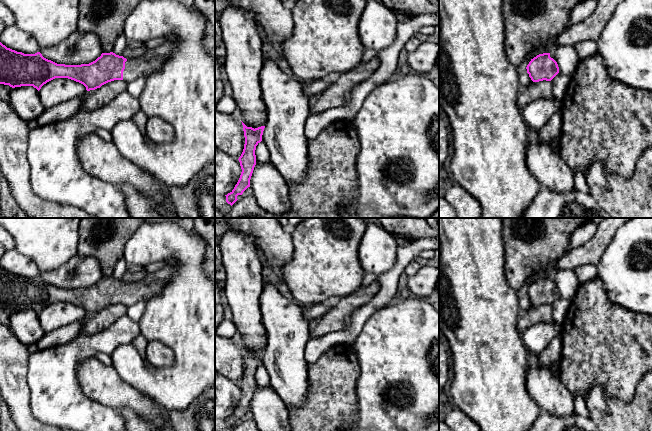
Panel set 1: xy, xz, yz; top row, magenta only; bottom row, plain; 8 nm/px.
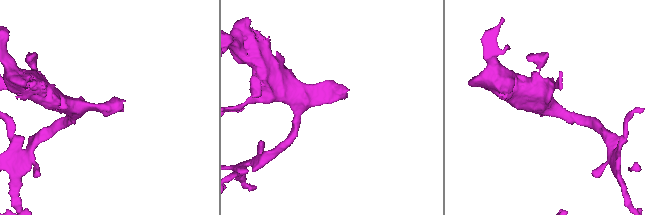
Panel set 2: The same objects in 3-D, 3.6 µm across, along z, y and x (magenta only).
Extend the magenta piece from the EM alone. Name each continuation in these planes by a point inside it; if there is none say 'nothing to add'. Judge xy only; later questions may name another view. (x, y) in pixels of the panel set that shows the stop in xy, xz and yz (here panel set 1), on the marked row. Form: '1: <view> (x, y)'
1: xy (153, 59)

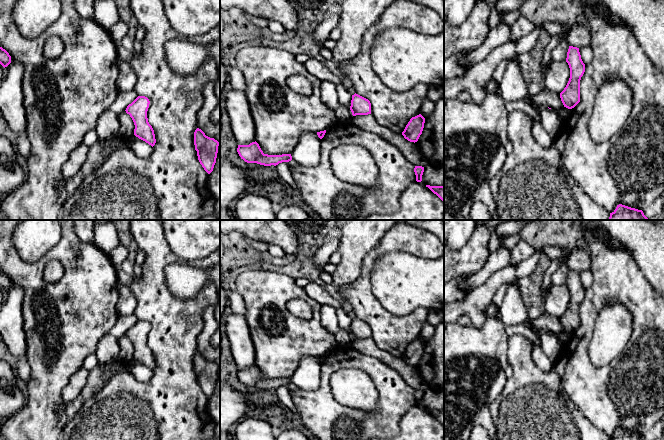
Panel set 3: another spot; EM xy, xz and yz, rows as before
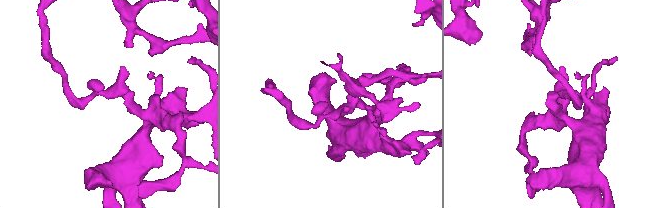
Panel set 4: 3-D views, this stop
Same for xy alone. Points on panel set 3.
nothing to add

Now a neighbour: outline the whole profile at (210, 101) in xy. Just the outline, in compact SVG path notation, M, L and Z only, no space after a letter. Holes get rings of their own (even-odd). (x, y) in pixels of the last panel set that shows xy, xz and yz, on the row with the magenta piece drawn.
M208 82L203 88L204 102L201 109L197 113L198 127L206 136L214 138L220 134L220 128L216 127L210 120L210 115L217 105L215 95L215 82Z

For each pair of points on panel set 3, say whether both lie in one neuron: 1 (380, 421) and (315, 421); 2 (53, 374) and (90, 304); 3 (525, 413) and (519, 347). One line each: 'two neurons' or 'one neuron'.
1: one neuron
2: one neuron
3: one neuron

